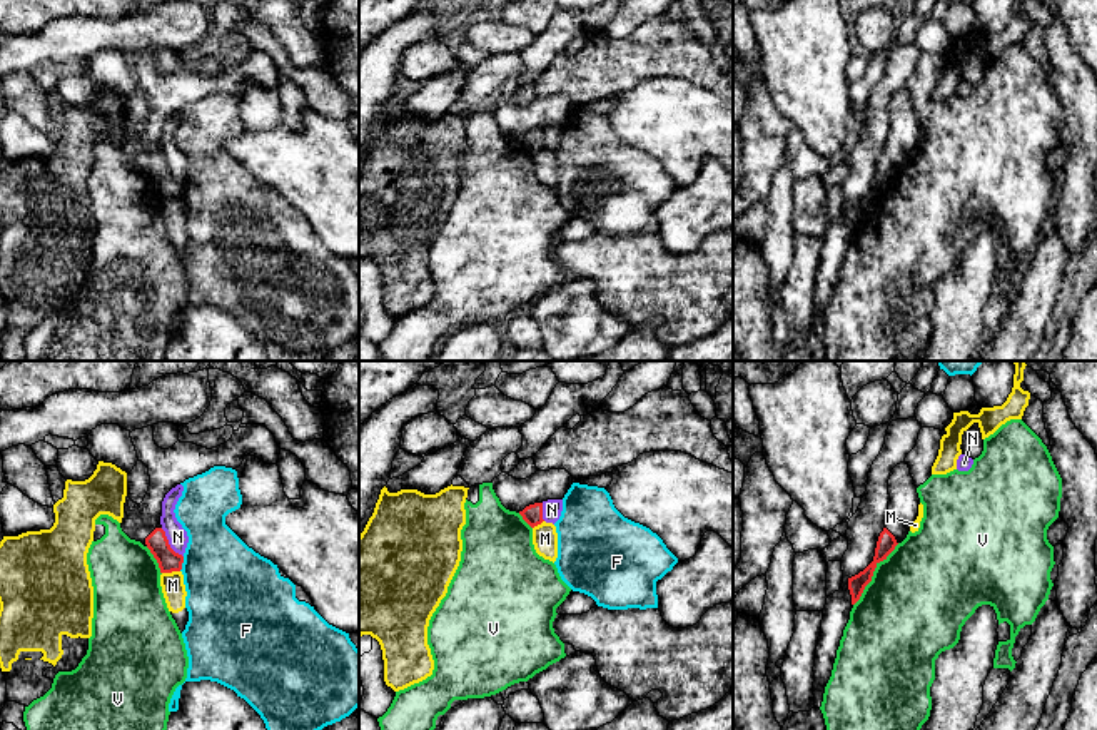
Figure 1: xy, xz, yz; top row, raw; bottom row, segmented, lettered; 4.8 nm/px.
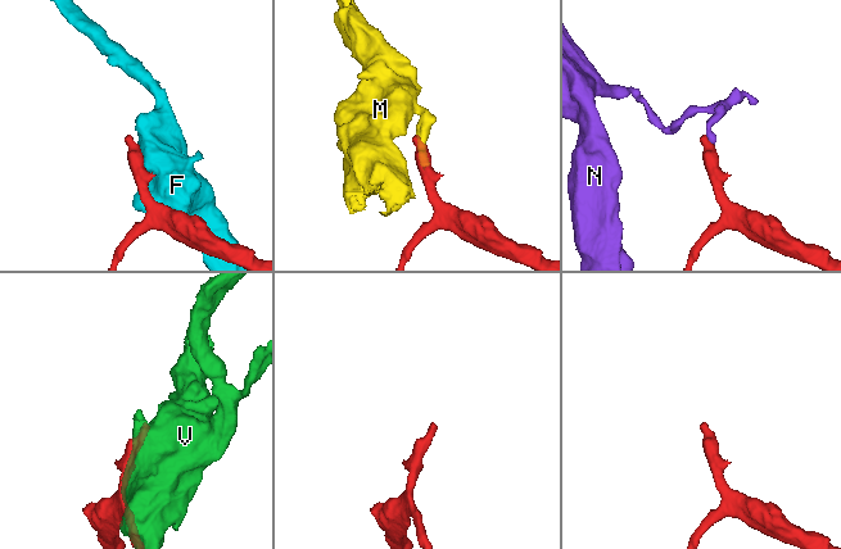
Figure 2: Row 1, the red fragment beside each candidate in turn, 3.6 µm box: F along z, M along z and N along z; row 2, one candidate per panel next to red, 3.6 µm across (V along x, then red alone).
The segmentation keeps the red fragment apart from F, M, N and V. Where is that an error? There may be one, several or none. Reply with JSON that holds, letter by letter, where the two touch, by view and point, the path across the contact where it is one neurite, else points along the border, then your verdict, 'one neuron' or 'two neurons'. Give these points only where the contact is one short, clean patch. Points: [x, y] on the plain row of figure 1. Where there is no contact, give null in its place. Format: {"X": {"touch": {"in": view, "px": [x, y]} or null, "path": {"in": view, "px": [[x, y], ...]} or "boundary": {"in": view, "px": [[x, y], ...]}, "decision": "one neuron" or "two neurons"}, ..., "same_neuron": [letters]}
{"F": {"touch": {"in": "xy", "px": [182, 187]}, "decision": "two neurons"}, "M": {"touch": {"in": "xy", "px": [171, 197]}, "boundary": {"in": "xy", "px": [[179, 196], [162, 199]]}, "decision": "two neurons"}, "N": {"touch": {"in": "xy", "px": [167, 169]}, "boundary": {"in": "xy", "px": [[161, 154], [167, 169], [182, 182]]}, "decision": "two neurons"}, "V": {"touch": {"in": "yz", "px": [872, 201]}, "decision": "two neurons"}, "same_neuron": []}

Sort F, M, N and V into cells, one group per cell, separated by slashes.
F / M / N / V

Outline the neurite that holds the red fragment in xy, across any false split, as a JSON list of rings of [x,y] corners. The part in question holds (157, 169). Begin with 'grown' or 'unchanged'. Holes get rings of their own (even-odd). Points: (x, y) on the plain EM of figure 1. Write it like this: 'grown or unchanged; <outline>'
unchanged; [[[155,154],[145,164],[145,170],[157,185],[160,199],[172,199],[182,195],[184,182],[170,174],[165,157],[162,154]]]

